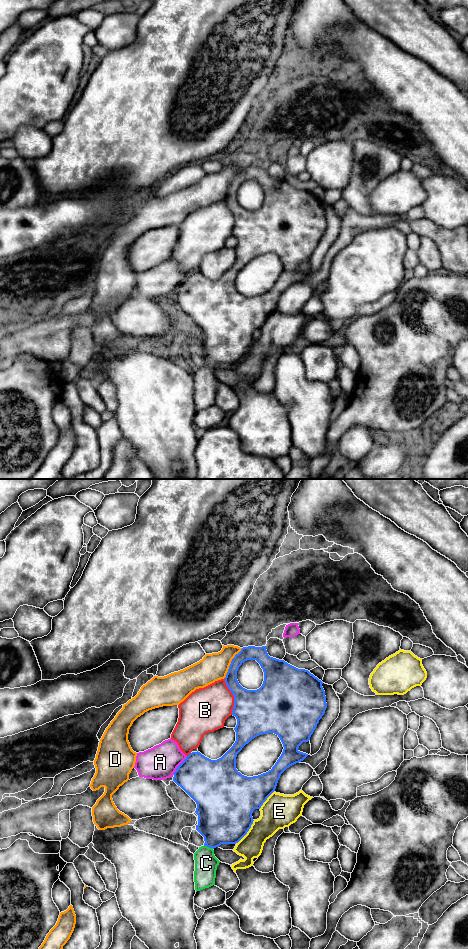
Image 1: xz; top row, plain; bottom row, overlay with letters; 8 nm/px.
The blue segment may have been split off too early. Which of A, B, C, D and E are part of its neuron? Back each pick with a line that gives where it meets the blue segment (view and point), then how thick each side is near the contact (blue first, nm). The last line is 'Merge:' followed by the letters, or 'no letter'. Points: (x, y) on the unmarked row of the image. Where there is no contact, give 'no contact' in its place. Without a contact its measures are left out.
C: xz (209, 367) | 400/180 nm
Merge: C

